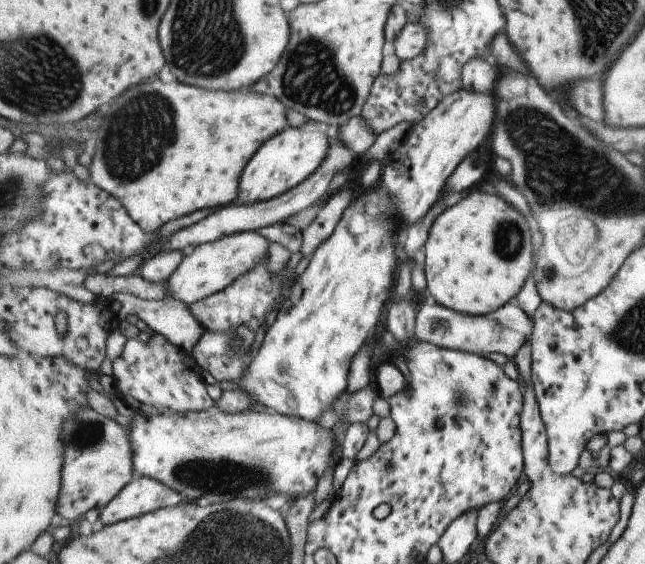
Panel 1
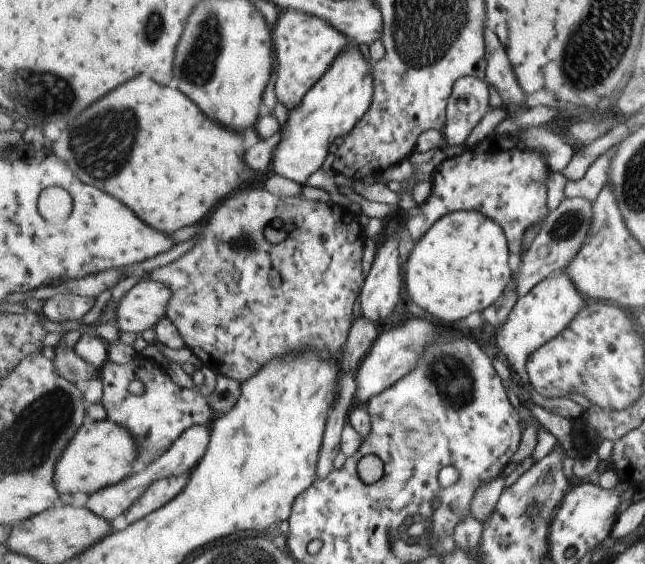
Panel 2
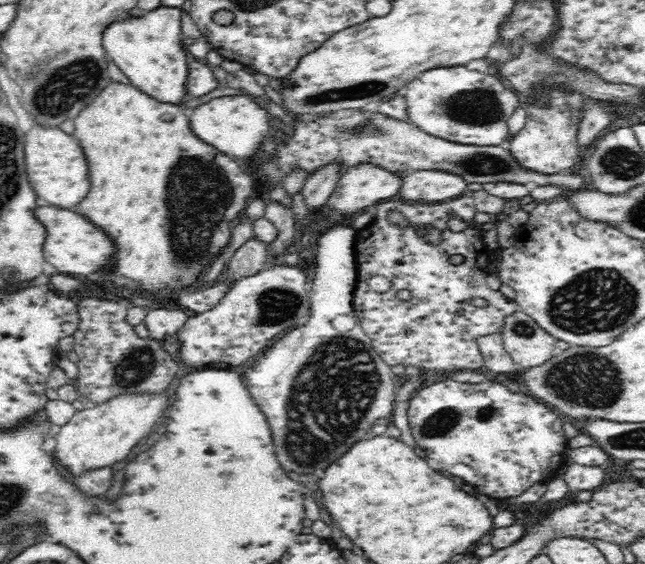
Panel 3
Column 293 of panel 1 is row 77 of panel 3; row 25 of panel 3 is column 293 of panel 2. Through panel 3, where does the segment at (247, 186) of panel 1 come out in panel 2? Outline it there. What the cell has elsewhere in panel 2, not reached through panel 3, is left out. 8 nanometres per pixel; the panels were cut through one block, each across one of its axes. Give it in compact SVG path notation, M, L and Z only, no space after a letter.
M354 40L337 56L329 72L305 95L301 106L288 112L287 121L279 130L281 142L273 154L275 174L303 185L323 167L333 140L347 136L372 106L376 86L372 64Z

